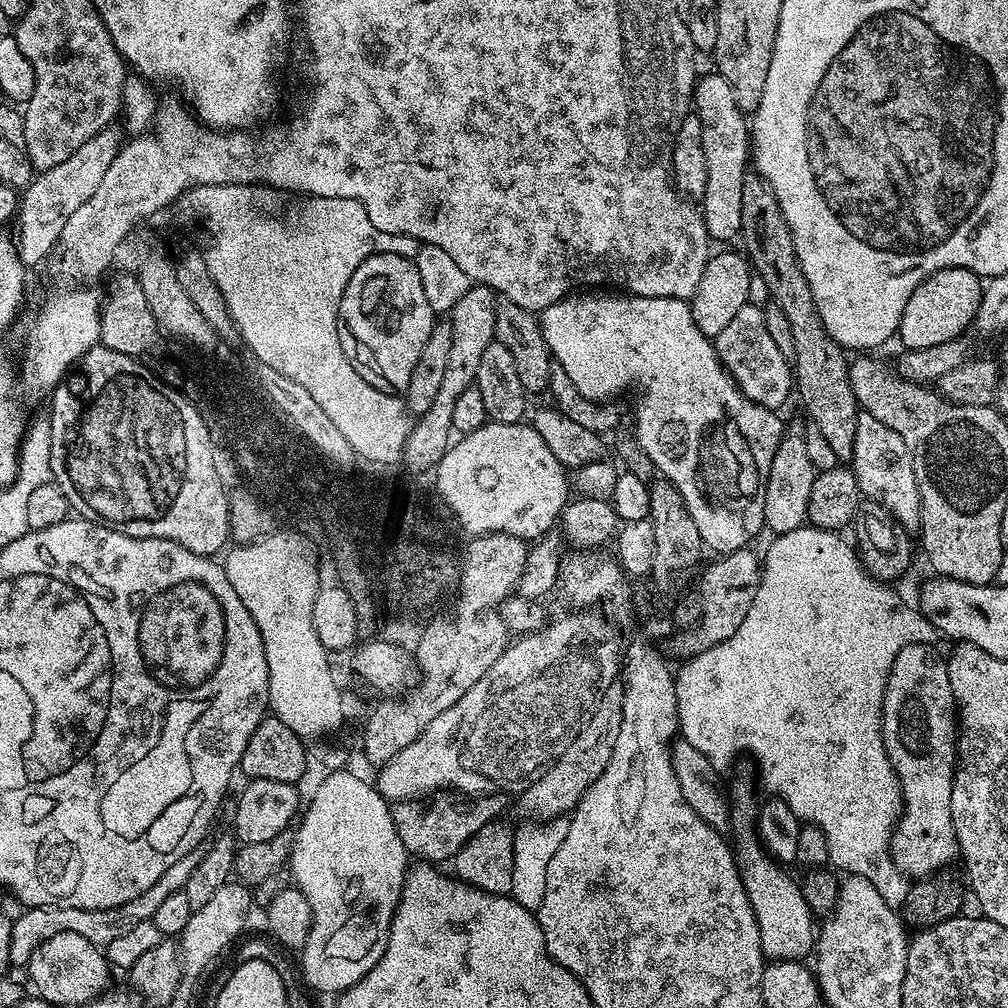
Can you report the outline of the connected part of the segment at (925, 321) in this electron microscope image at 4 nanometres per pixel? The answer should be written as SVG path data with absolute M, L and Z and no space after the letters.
M947 268L930 274L910 294L910 302L906 302L906 310L902 310L902 322L898 329L898 340L904 343L905 349L921 348L922 346L938 346L941 342L950 342L965 335L967 328L973 327L980 300L984 296L981 277L975 276L965 268Z

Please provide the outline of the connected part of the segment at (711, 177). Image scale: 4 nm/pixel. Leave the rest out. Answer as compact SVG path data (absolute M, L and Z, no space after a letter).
M715 70L709 72L709 76L701 75L697 79L694 89L694 114L702 122L702 152L706 154L706 190L702 201L702 211L706 230L713 241L732 240L740 236L740 227L742 226L742 186L744 185L744 176L750 170L750 120L745 113L740 111L738 102L734 102L734 90L730 90L730 82L726 82L726 78L722 78L720 73Z

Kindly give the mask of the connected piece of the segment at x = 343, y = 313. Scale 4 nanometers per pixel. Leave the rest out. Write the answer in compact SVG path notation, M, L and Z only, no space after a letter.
M374 254L366 258L362 266L354 270L338 306L338 338L350 366L354 366L370 386L393 394L407 393L410 374L414 374L414 366L418 366L418 358L422 358L433 323L434 314L430 302L426 302L426 290L422 290L422 278L418 278L415 263L398 254Z

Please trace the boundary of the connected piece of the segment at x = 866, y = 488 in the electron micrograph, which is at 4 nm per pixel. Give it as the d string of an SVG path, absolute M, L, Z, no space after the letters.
M861 410L854 430L854 450L850 461L852 472L860 487L861 497L873 500L882 505L900 525L909 530L920 526L920 495L918 494L918 478L914 478L914 462L910 458L910 450L906 450L906 442L890 430L890 426L882 426L874 414Z

